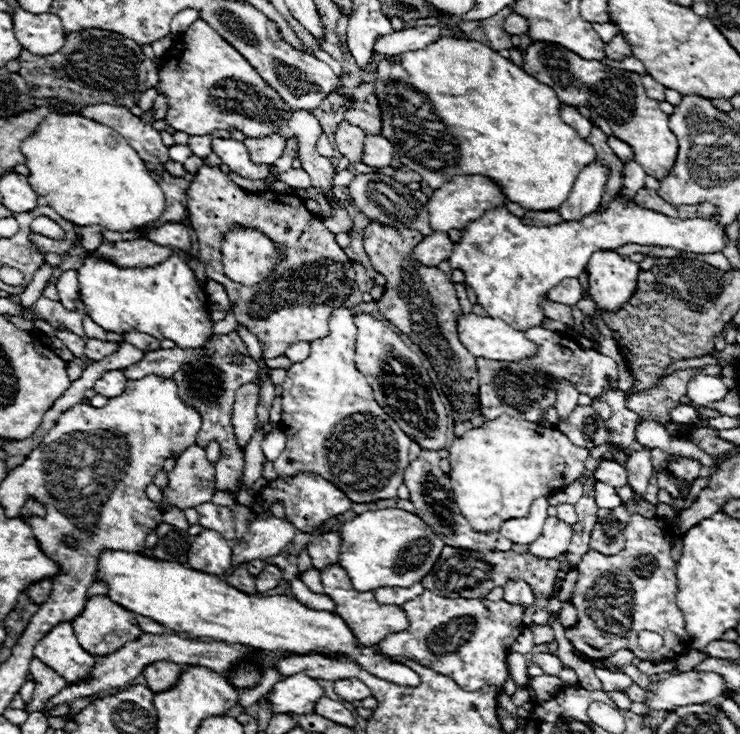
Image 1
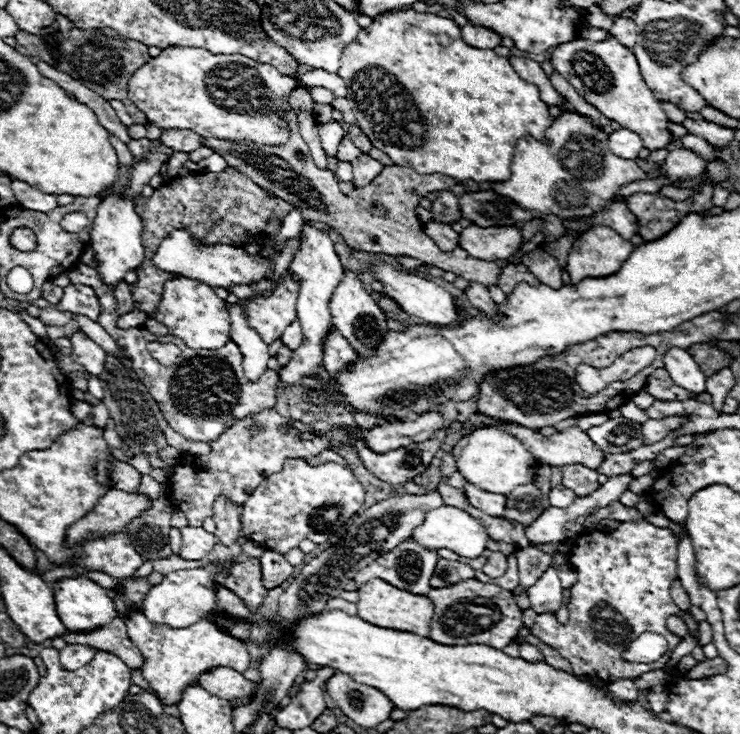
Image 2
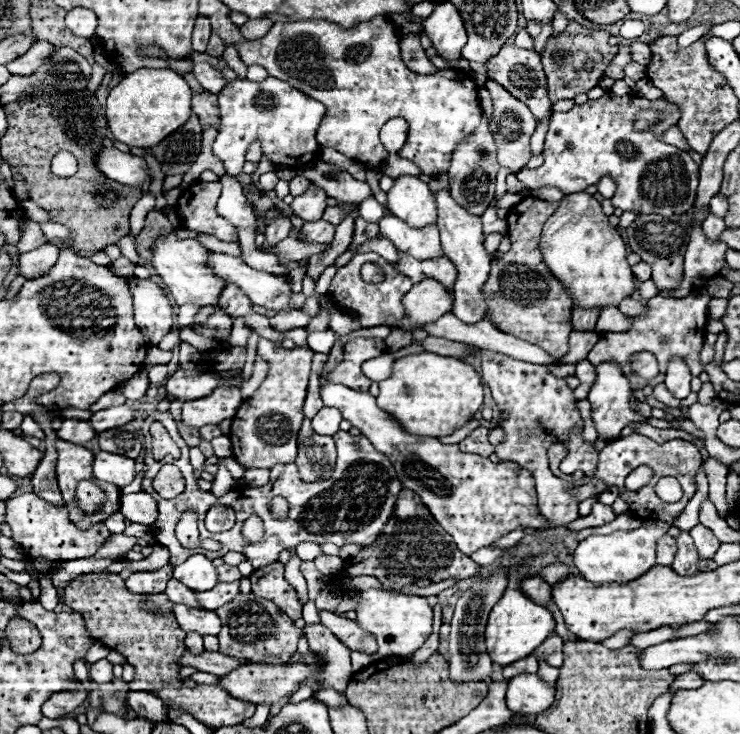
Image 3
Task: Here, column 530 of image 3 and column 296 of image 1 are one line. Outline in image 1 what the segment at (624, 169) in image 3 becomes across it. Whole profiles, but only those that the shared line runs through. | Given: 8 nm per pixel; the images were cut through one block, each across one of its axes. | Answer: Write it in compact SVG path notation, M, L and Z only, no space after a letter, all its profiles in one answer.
M290 168L288 172L280 174L280 176L278 176L278 180L282 180L282 182L290 184L290 186L292 186L292 188L296 188L296 190L306 190L306 188L310 188L310 186L312 186L310 176L308 176L302 168L298 168L298 170Z

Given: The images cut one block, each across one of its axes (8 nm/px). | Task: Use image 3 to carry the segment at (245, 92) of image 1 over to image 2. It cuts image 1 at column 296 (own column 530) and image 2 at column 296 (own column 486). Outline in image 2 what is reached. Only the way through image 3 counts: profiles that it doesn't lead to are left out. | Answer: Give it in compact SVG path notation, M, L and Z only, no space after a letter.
M170 46L160 56L138 68L128 82L128 98L146 114L148 122L168 130L194 130L200 136L214 136L220 140L252 140L256 144L280 146L288 142L288 124L284 120L288 98L298 88L290 76L282 76L270 64L258 64L238 54L212 54L204 48Z

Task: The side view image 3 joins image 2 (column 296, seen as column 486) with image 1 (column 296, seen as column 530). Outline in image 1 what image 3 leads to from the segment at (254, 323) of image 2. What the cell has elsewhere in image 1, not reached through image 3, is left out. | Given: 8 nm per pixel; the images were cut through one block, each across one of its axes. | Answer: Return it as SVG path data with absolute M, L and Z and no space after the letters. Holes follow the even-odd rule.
M202 164L186 192L186 202L198 244L200 248L206 248L200 250L200 258L206 266L208 278L226 288L232 314L262 342L262 354L266 360L282 356L290 344L312 342L328 334L328 316L352 294L356 272L352 260L336 244L334 232L322 226L322 220L304 206L302 198L278 192L248 194L220 168ZM234 226L254 226L260 232L266 232L276 244L286 246L286 258L278 264L276 272L254 288L234 284L222 274L220 244L226 230Z

